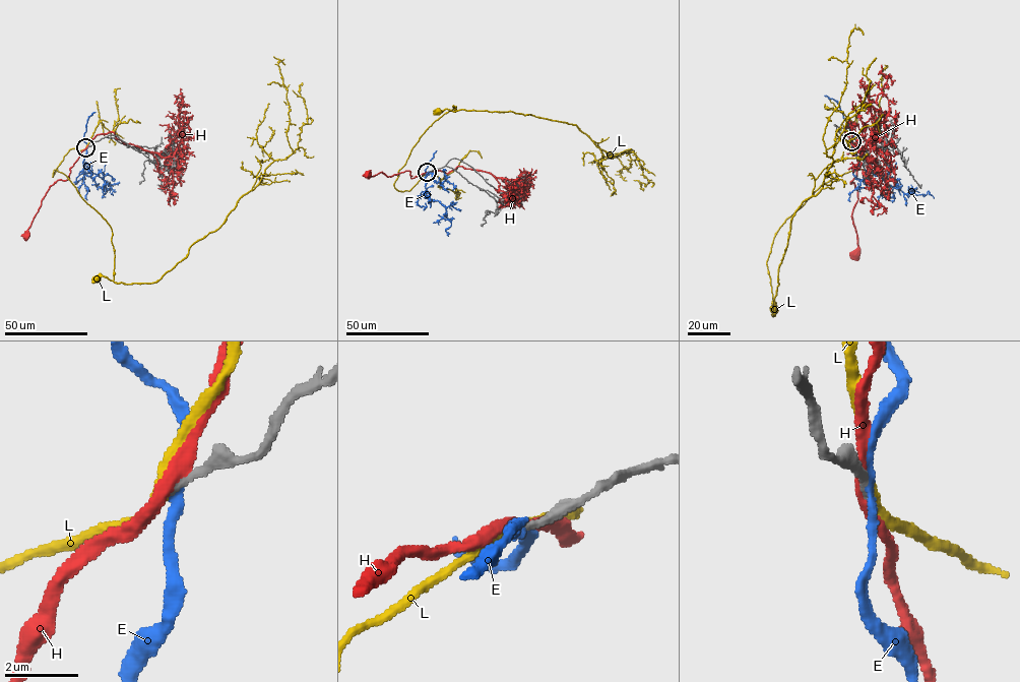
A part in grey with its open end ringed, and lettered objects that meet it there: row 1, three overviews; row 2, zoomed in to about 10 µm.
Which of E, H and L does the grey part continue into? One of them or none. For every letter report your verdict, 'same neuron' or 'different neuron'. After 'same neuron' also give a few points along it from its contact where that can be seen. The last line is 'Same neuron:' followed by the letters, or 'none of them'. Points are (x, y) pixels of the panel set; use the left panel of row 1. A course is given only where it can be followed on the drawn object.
E: different neuron
H: different neuron
L: different neuron
Same neuron: none of them

